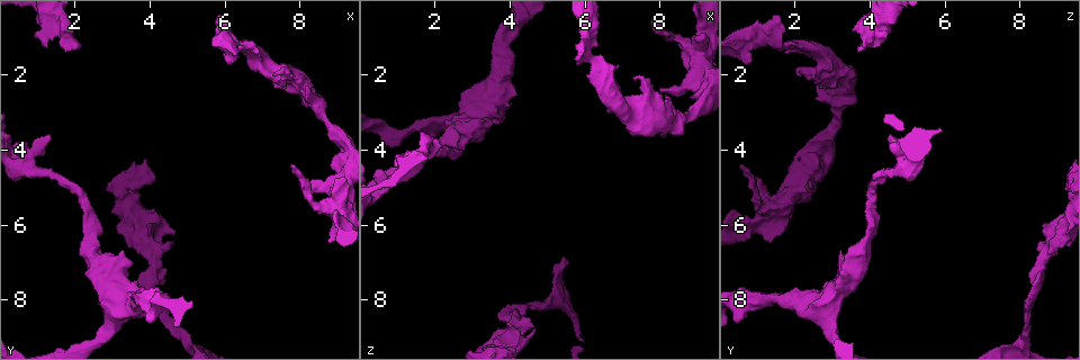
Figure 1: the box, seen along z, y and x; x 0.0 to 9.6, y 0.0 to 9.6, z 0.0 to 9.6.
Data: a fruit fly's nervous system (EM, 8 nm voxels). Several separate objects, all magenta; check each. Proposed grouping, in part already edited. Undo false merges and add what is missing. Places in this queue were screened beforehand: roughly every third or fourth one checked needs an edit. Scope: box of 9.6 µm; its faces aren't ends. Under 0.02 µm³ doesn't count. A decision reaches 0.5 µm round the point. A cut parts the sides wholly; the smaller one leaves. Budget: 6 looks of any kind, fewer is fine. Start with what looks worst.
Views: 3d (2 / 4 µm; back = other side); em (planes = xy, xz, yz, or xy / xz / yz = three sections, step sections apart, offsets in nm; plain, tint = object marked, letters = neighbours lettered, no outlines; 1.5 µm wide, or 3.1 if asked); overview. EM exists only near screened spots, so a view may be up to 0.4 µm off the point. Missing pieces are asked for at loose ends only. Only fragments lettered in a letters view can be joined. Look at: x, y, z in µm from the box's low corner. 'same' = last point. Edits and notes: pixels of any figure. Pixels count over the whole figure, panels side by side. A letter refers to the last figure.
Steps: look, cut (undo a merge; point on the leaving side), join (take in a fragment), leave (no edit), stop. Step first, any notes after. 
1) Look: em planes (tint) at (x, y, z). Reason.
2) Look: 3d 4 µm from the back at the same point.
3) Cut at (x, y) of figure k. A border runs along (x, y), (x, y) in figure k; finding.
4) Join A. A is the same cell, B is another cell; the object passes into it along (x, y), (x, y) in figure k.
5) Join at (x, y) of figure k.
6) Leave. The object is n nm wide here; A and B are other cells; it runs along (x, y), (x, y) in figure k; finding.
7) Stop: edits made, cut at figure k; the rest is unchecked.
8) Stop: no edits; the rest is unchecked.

Look: em planes (plain) at (1.35, 3.65, 4.50). Branch stops here.

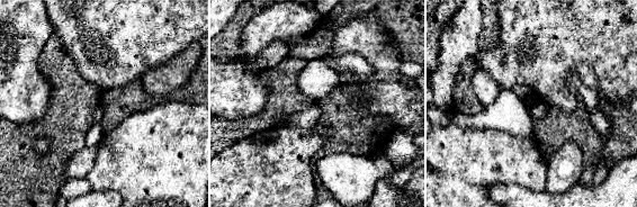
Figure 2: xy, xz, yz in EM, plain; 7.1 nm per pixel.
Look: em planes (letters) at the same point.

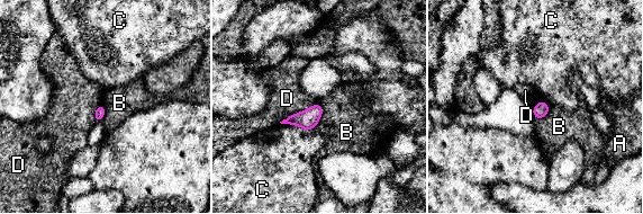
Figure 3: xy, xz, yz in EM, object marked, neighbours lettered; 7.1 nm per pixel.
Leave. The longest contact is with D, 320 nm; A, B, C and D are other cells; no lettered fragment goes on from it.

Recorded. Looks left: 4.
Look: em planes (letters) at (8.65, 5.05, 2.35). Closes a loop.

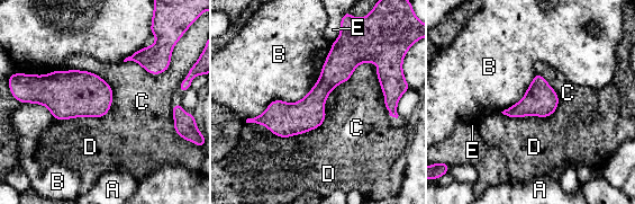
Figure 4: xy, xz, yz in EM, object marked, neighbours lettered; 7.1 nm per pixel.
Leave. The object is 220 nm wide here; A, B, C, D and E are other cells; it runs along (342, 42), (293, 118), (254, 120) in figure 4; one cell here.

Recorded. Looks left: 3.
Look: 3d 2 µm at (1.85, 0.60, 3.65). Branch stops here.

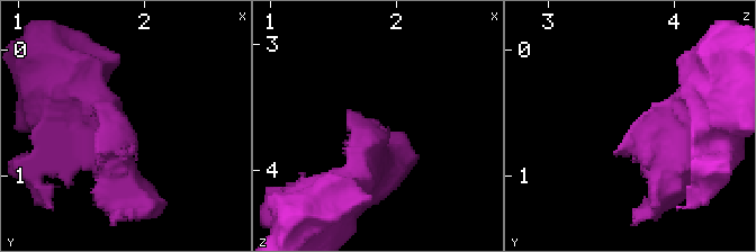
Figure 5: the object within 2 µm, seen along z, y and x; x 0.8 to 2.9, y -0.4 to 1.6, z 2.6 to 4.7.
Look: em xz step 4 (tint) at (1.80, 0.60, 3.66). Now the EM.

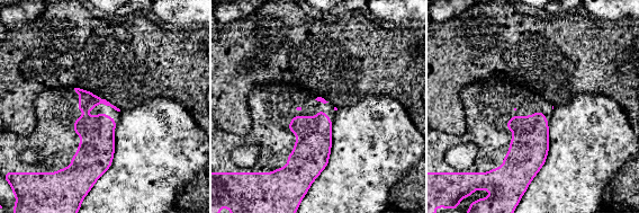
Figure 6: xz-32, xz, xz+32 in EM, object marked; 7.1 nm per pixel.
Look: em planes (letters) at the same point. Another direction.

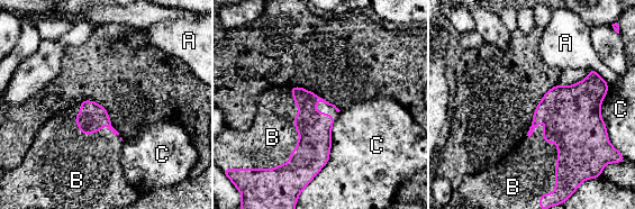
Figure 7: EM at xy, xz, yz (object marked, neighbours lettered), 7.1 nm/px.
Join B. B is the same cell, A and C are other cells; it goes on there.

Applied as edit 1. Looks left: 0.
Stop: edits made, join at figure 7; the rest is unchecked.

